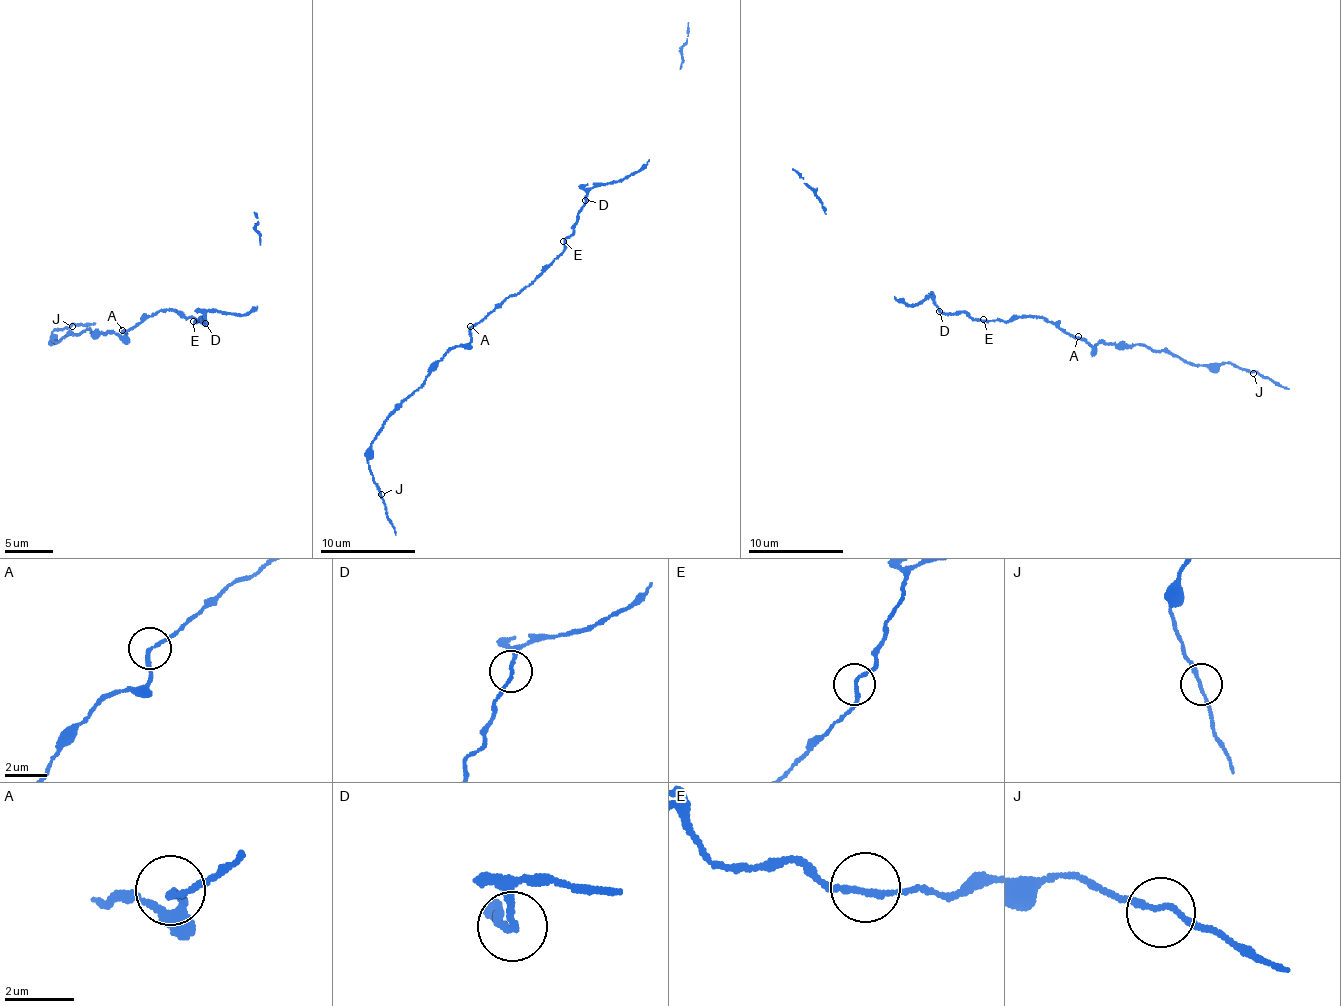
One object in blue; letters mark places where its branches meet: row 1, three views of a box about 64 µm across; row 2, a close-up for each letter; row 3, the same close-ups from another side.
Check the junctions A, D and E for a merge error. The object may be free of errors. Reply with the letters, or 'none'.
none

